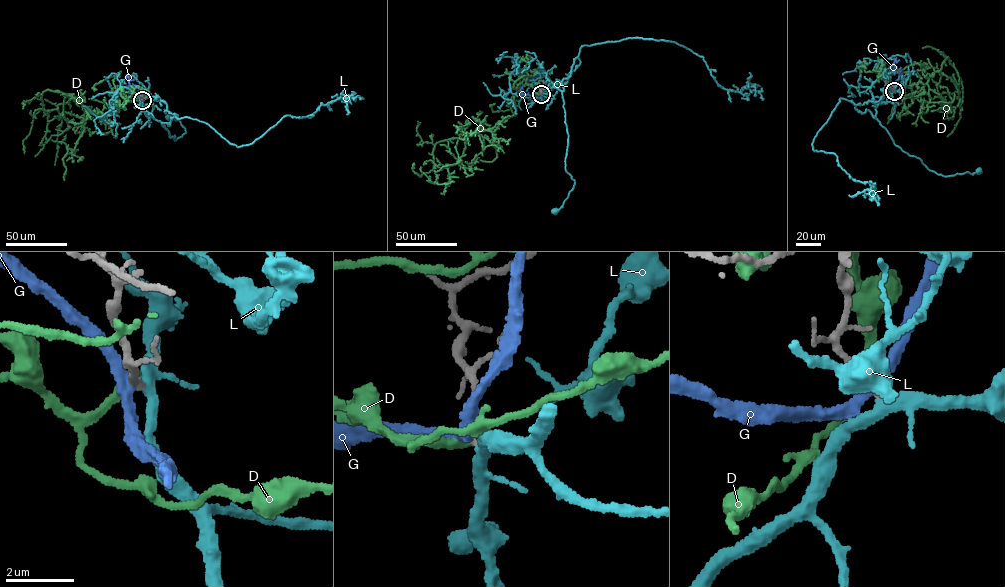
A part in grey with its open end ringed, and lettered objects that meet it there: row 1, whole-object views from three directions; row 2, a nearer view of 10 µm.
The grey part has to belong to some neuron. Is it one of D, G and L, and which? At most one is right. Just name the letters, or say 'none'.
L

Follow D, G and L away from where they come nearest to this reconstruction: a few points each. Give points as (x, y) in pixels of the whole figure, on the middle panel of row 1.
D: (541, 94), (521, 77), (513, 85), (514, 114), (435, 144), (433, 183), (454, 182)
G: (541, 94), (522, 93), (523, 85), (531, 78), (527, 81)
L: (541, 94), (548, 93), (553, 87), (562, 91), (568, 135), (565, 168), (574, 181), (562, 206), (554, 211)

